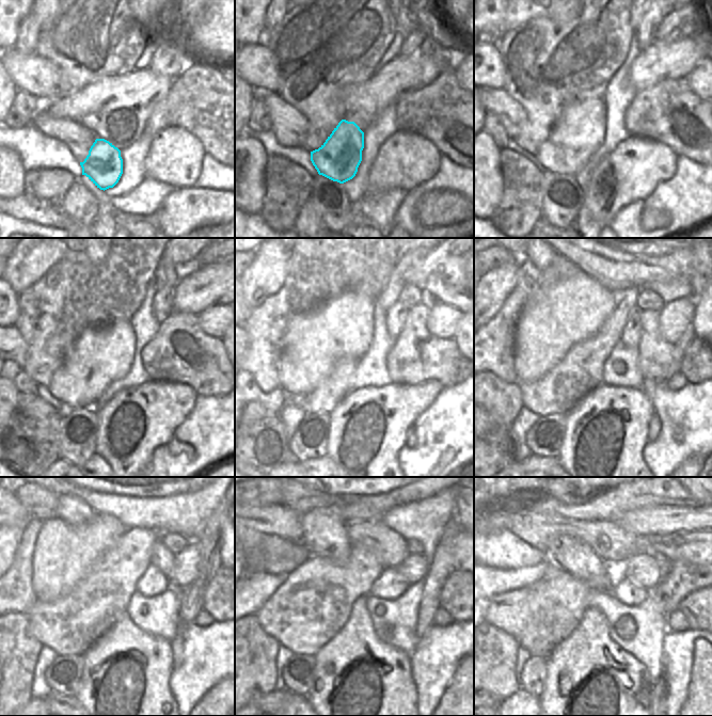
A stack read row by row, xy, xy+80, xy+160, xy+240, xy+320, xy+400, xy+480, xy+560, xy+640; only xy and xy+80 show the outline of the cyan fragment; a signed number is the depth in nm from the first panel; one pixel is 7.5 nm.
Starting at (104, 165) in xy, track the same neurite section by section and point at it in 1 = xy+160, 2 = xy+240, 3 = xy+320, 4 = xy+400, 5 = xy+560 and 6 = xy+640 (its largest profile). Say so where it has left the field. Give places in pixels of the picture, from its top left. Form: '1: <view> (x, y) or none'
1: xy+160 (580, 130)
2: xy+240 (103, 354)
3: xy+320 (314, 343)
4: xy+400 (550, 324)
5: xy+560 (267, 553)
6: xy+640 (504, 550)

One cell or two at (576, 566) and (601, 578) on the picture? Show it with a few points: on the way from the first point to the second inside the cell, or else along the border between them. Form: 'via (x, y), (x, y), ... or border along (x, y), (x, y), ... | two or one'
via (583, 566), (595, 572) | one

